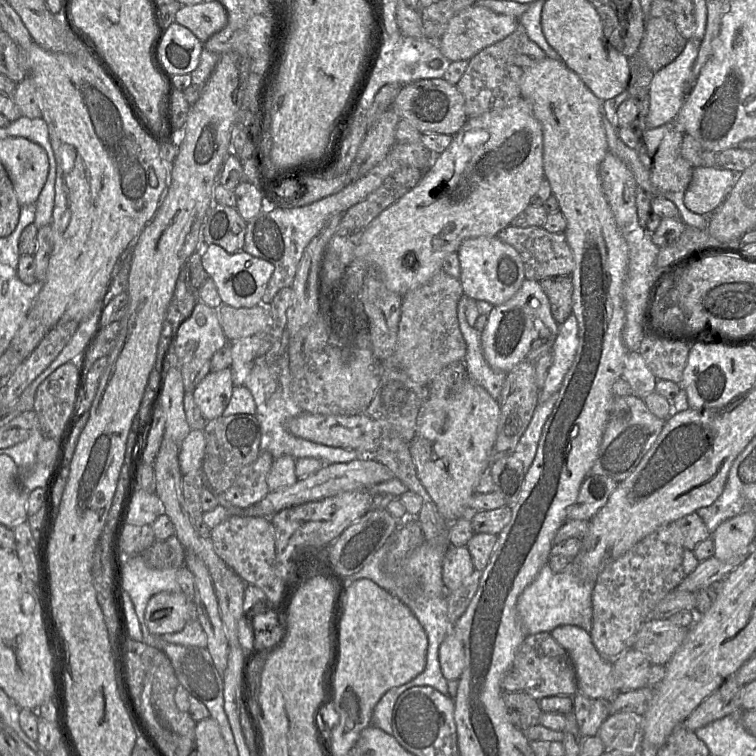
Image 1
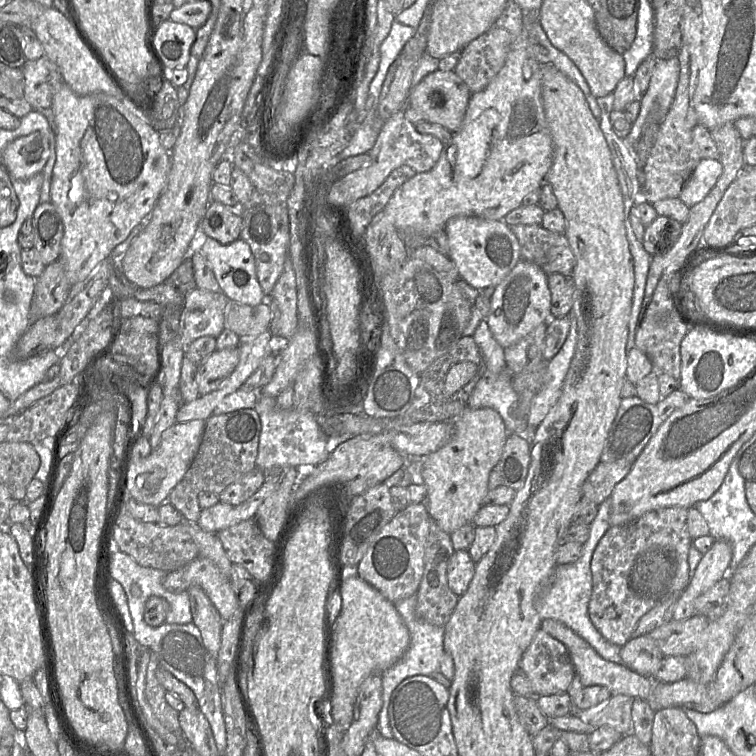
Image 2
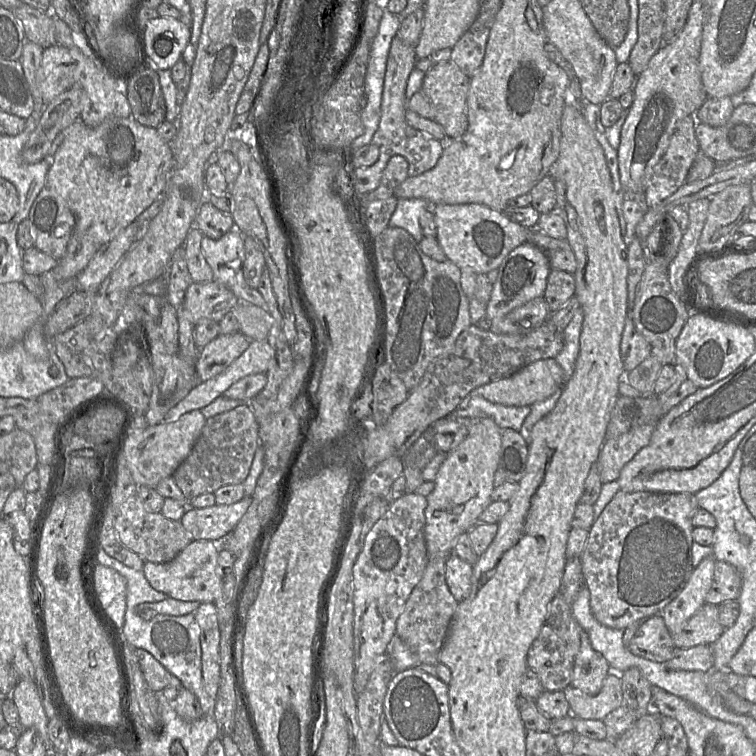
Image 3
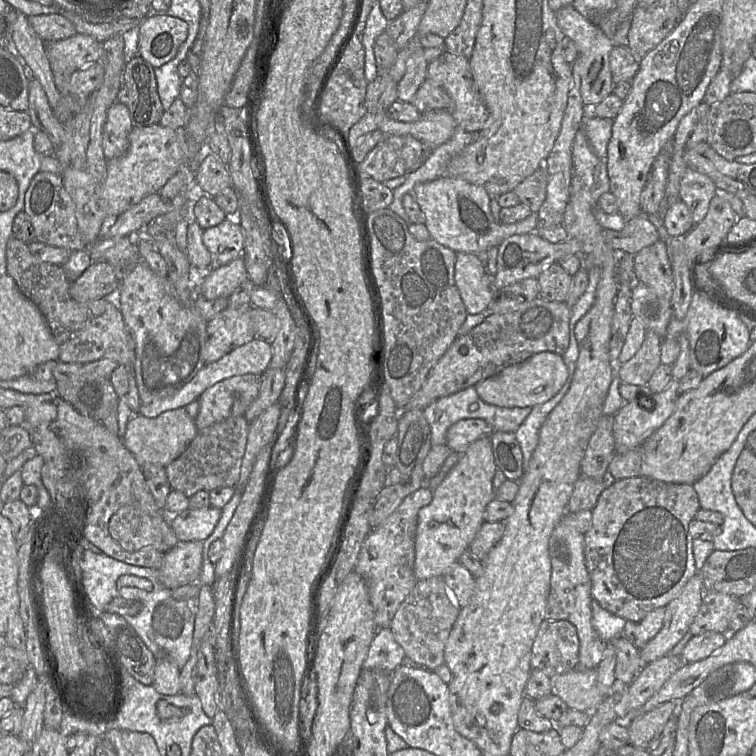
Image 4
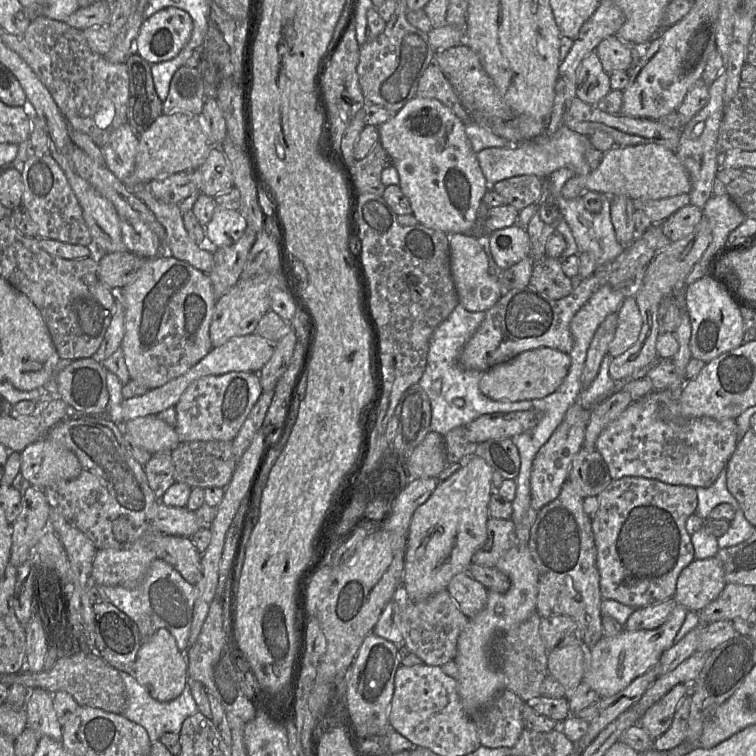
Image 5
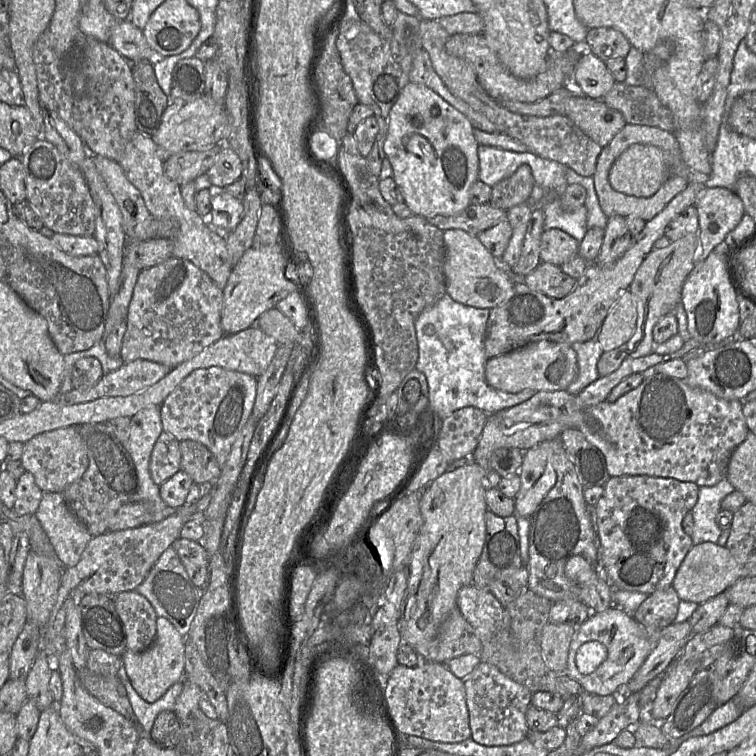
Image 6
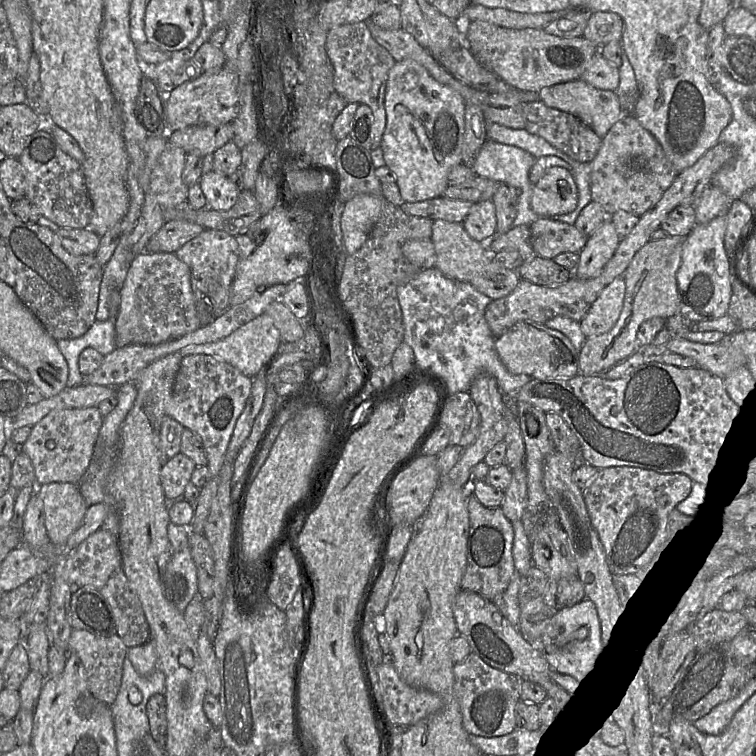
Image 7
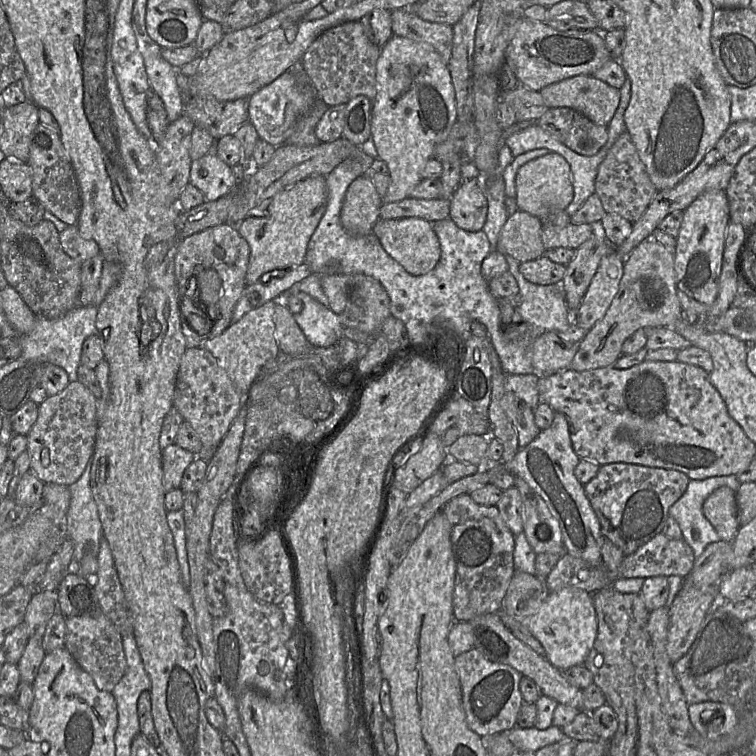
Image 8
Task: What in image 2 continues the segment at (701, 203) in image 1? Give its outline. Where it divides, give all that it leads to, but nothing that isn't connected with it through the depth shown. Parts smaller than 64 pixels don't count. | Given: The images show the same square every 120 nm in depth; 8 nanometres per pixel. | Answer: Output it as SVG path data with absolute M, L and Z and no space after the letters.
M701 159L683 186L679 195L680 200L690 208L701 202L715 186L722 172L720 160Z

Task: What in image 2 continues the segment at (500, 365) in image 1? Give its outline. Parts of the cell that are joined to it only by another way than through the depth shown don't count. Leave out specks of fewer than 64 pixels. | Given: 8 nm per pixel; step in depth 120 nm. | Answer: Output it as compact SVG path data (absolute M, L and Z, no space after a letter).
M521 259L510 273L494 288L491 297L488 327L502 348L517 343L534 328L551 319L551 294L547 274L538 266Z

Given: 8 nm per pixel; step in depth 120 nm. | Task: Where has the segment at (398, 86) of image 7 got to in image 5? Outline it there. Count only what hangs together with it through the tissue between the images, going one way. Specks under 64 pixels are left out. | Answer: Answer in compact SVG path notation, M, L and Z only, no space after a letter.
M415 96L413 99L408 101L395 115L390 118L388 121L382 123L379 127L379 137L380 142L386 151L388 158L391 164L396 168L399 175L399 187L401 188L403 194L408 198L413 215L417 219L419 223L422 225L440 230L444 233L448 234L466 234L470 235L472 232L477 218L480 214L481 217L484 218L487 213L487 210L491 207L483 204L483 196L487 191L486 179L484 178L483 172L480 168L479 161L477 159L477 153L475 153L471 147L471 144L465 133L465 124L459 119L455 113L453 113L446 105L442 102L432 99L432 98L421 98Z

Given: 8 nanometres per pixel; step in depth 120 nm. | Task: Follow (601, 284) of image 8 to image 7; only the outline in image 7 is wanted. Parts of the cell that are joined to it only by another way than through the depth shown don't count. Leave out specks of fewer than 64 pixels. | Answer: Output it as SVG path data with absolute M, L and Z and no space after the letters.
M623 275L602 290L580 322L580 329L587 338L601 335L613 328L623 308L625 291Z

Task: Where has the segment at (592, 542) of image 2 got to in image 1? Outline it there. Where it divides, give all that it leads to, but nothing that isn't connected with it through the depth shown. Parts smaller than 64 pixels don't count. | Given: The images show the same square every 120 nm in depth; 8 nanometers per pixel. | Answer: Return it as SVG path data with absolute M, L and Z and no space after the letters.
M573 560L564 571L554 573L545 564L536 578L523 590L517 601L517 610L527 635L551 632L560 625L575 625L590 633L592 629L593 582L584 582L574 573Z

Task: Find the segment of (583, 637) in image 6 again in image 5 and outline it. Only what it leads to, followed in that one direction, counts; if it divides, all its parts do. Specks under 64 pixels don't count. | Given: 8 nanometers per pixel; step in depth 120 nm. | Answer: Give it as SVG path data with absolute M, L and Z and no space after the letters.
M677 603L669 619L658 628L638 631L629 631L624 628L617 636L612 637L604 635L592 648L586 648L582 642L581 647L584 653L584 673L582 682L596 691L601 699L613 696L625 689L636 678L646 673L652 667L657 666L662 655L675 643L674 640L686 619L688 611L686 607Z

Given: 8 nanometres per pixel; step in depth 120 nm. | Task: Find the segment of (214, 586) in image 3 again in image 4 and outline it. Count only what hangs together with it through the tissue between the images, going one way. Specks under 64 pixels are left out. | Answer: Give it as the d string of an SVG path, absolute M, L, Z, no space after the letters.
M179 541L165 553L158 568L159 580L168 589L199 583L203 564L203 541Z

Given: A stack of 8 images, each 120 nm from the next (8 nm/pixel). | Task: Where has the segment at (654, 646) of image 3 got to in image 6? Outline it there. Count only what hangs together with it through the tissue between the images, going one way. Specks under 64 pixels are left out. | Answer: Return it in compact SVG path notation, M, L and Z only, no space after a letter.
M672 586L649 595L633 613L633 618L648 629L662 629L672 624L681 599Z

